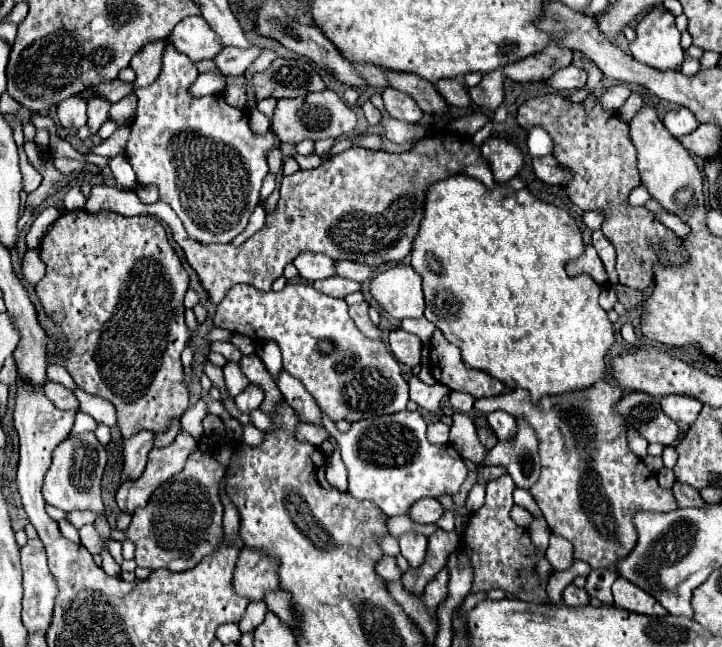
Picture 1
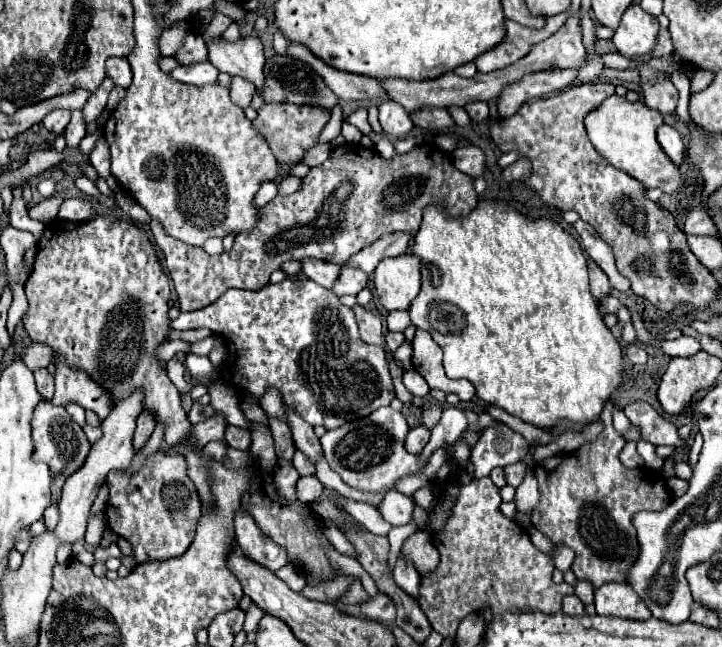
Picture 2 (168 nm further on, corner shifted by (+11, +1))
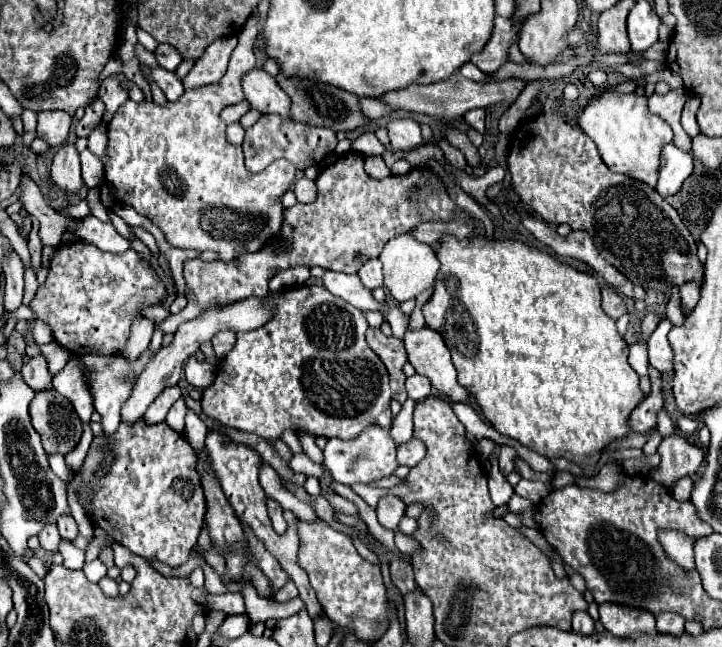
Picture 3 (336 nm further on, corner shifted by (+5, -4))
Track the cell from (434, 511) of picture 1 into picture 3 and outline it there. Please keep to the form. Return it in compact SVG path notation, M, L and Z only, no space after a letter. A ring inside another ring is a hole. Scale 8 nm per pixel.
M394 495L382 497L378 501L378 507L376 507L376 515L378 515L380 525L386 527L386 529L396 531L400 519L404 517L404 509L406 509L406 505L398 497L394 497Z

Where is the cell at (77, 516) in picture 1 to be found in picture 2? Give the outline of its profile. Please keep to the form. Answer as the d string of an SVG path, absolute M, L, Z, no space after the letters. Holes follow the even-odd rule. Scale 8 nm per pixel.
M50 504L50 506L46 508L46 512L44 512L44 524L46 524L46 528L54 528L54 526L58 524L58 520L60 520L58 506L56 506L56 504Z

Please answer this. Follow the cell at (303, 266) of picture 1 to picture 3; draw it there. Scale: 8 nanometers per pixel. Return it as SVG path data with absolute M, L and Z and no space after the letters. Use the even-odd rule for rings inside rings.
M326 271L322 277L322 283L330 293L334 293L336 297L342 297L344 301L358 307L360 311L382 311L384 309L384 303L378 303L372 297L372 291L362 285L358 275Z

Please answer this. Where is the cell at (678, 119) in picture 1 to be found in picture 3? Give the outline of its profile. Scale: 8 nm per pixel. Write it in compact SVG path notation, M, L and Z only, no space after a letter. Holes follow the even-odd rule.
M674 143L666 145L662 149L662 165L660 165L660 175L658 175L658 185L656 191L662 197L678 193L682 187L684 179L690 177L692 173L692 155L678 149Z

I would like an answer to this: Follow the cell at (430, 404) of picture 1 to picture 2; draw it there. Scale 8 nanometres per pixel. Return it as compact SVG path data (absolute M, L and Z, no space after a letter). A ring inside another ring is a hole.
M404 342L396 352L394 352L396 358L400 358L400 362L404 364L404 370L414 370L412 366L412 346L408 342Z

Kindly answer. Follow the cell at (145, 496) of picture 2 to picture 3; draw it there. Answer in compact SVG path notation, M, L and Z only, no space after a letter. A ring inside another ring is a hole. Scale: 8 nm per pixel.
M144 419L136 421L134 425L120 423L118 431L110 437L98 435L94 437L90 451L78 471L76 483L76 497L82 507L88 507L90 519L96 527L106 531L112 541L124 545L134 555L144 559L158 559L172 569L180 567L186 559L190 549L196 545L198 533L204 523L206 515L206 499L202 481L196 469L196 453L188 445L182 433L170 429L164 421L158 425L146 425ZM106 451L112 451L112 465L106 465ZM88 489L88 499L82 497L82 491Z

